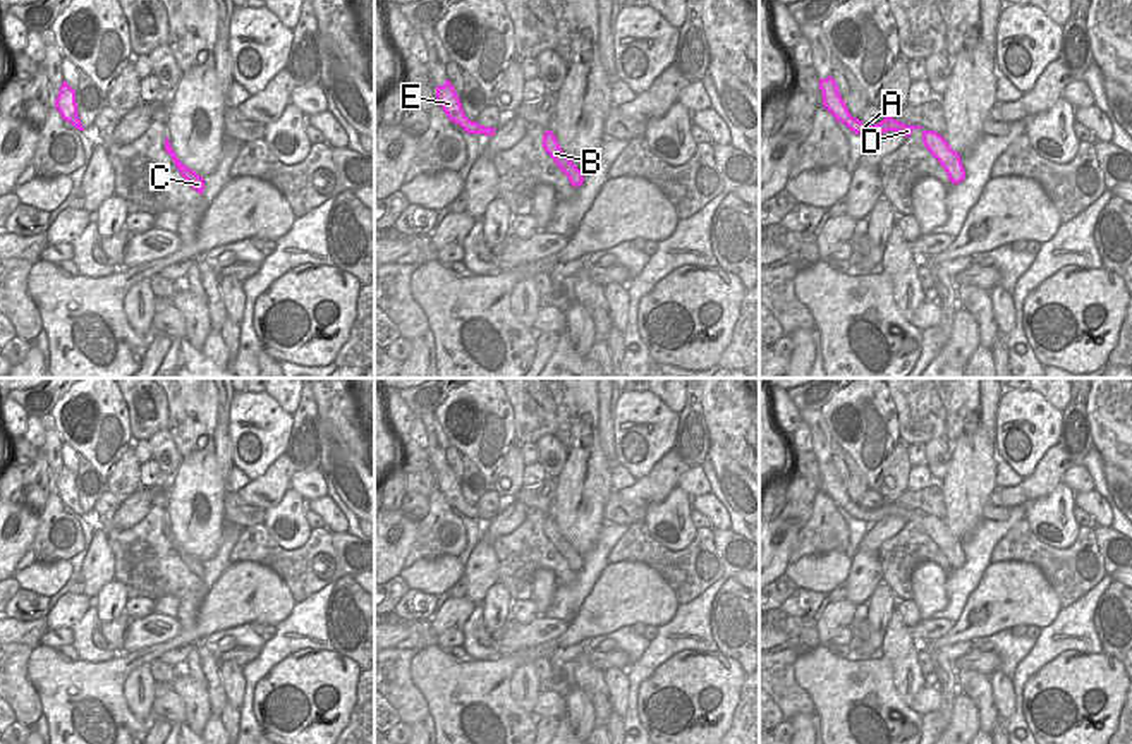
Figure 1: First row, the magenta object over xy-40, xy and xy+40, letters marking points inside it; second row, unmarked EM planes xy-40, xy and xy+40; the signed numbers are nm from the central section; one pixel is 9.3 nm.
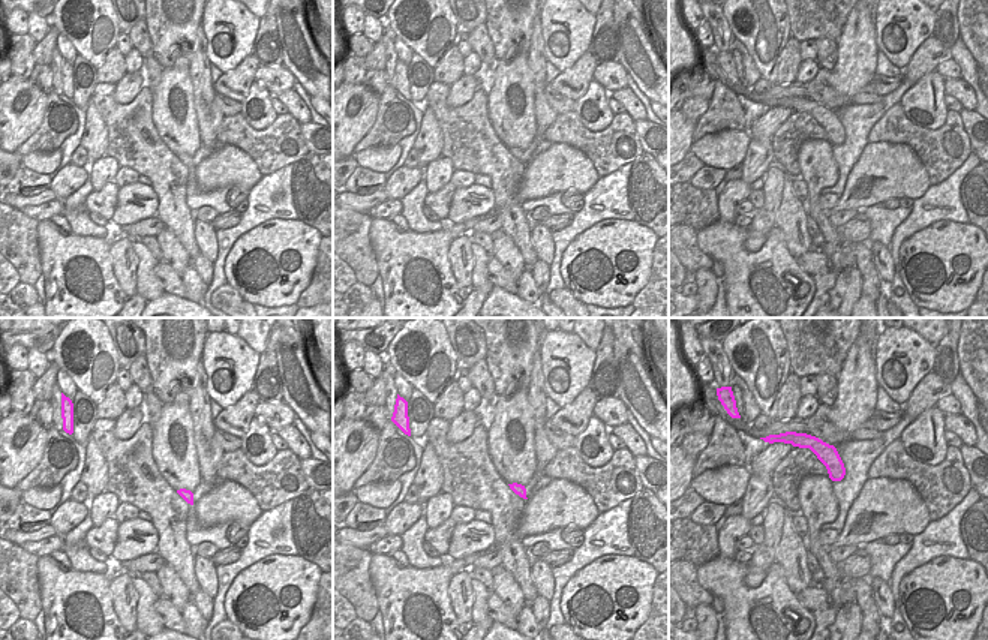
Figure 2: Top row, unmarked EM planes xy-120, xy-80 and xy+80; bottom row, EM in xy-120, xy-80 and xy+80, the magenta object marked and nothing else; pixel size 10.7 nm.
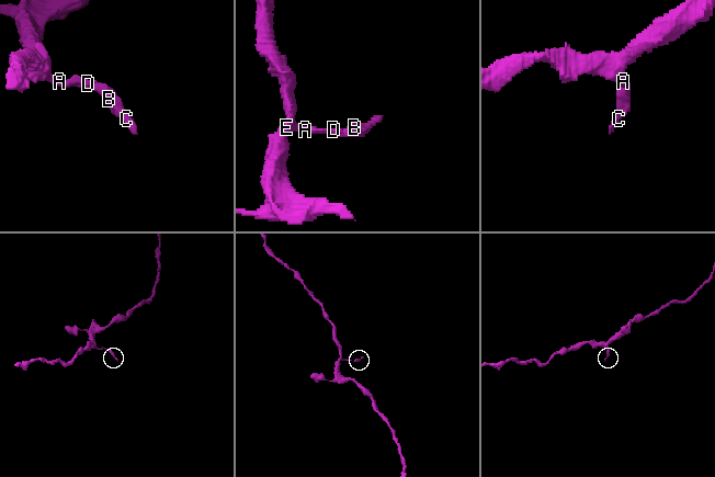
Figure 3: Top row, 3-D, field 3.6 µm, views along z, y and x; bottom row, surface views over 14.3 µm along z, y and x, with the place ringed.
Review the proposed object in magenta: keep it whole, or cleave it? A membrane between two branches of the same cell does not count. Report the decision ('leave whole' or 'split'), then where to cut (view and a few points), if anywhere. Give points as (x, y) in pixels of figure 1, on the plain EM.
leave whole | no cut

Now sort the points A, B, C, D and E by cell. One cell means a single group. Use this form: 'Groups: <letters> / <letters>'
Groups: A B C D E.

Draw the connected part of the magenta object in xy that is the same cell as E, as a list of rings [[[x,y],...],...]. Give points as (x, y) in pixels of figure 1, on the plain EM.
[[[448,464],[443,471],[436,471],[436,488],[443,493],[450,507],[459,509],[469,519],[493,521],[496,515],[493,512],[479,510],[466,502],[460,483]]]

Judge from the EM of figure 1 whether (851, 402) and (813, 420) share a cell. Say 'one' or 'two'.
two

